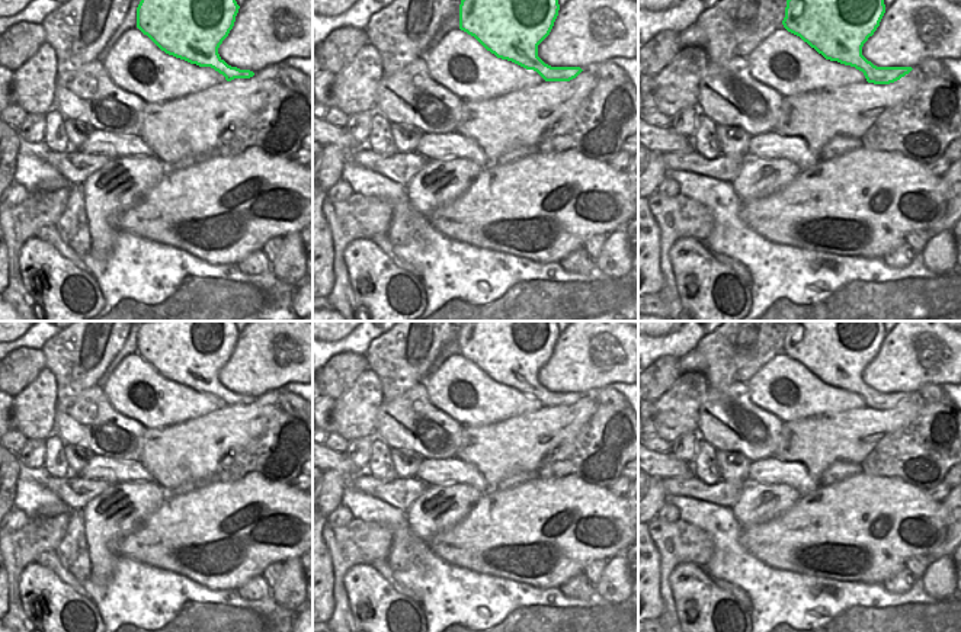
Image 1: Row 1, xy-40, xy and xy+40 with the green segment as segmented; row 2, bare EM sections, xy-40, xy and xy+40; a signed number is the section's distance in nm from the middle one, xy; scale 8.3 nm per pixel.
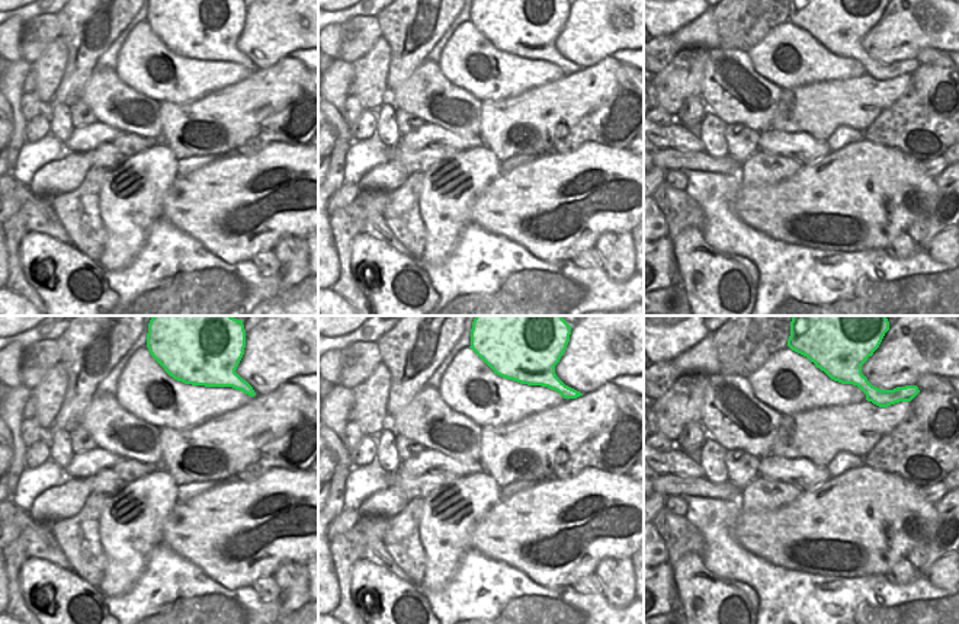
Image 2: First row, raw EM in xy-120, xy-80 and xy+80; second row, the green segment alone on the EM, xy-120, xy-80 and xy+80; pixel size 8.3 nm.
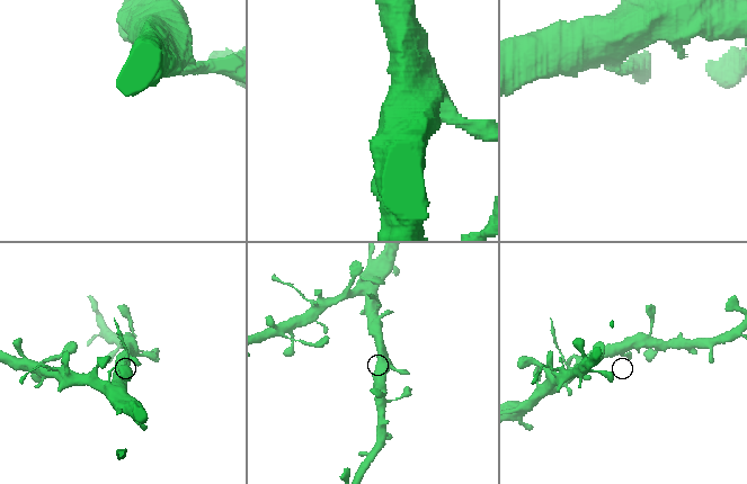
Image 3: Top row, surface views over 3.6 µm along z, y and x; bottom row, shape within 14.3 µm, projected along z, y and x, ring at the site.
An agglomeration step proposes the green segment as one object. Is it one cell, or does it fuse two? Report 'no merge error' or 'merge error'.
no merge error

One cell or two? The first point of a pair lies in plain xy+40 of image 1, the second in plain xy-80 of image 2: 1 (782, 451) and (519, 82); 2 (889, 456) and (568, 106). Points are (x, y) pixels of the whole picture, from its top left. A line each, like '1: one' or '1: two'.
1: two
2: two

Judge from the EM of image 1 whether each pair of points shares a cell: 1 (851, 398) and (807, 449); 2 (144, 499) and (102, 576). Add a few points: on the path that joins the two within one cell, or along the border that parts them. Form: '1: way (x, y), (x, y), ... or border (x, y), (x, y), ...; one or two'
1: border (865, 404), (838, 413), (811, 414), (804, 419); two
2: way (128, 517), (103, 542), (103, 557); one

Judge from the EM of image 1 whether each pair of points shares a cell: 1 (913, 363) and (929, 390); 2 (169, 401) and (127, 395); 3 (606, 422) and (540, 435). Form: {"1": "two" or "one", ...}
{"1": "two", "2": "one", "3": "two"}

